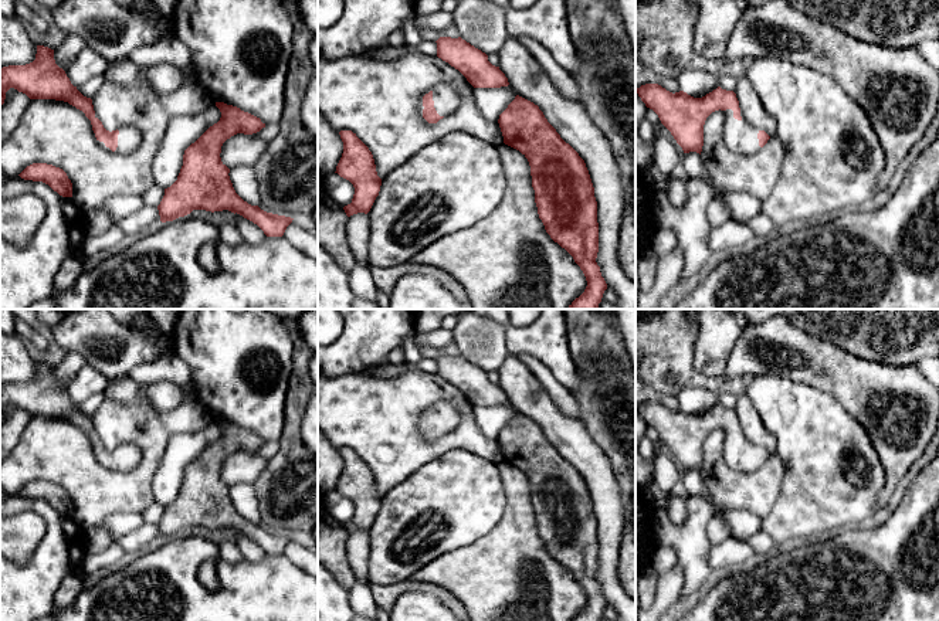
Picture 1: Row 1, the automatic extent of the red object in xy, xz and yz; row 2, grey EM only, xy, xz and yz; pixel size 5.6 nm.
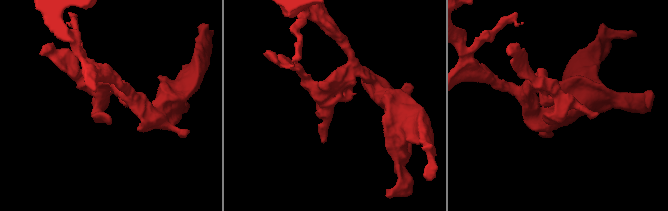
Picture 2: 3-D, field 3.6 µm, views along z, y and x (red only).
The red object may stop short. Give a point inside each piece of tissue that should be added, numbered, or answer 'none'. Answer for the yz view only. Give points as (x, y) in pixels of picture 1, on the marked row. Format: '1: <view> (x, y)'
1: yz (742, 138)

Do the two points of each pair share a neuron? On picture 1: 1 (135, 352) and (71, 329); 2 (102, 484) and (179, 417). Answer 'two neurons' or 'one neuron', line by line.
1: one neuron
2: one neuron

